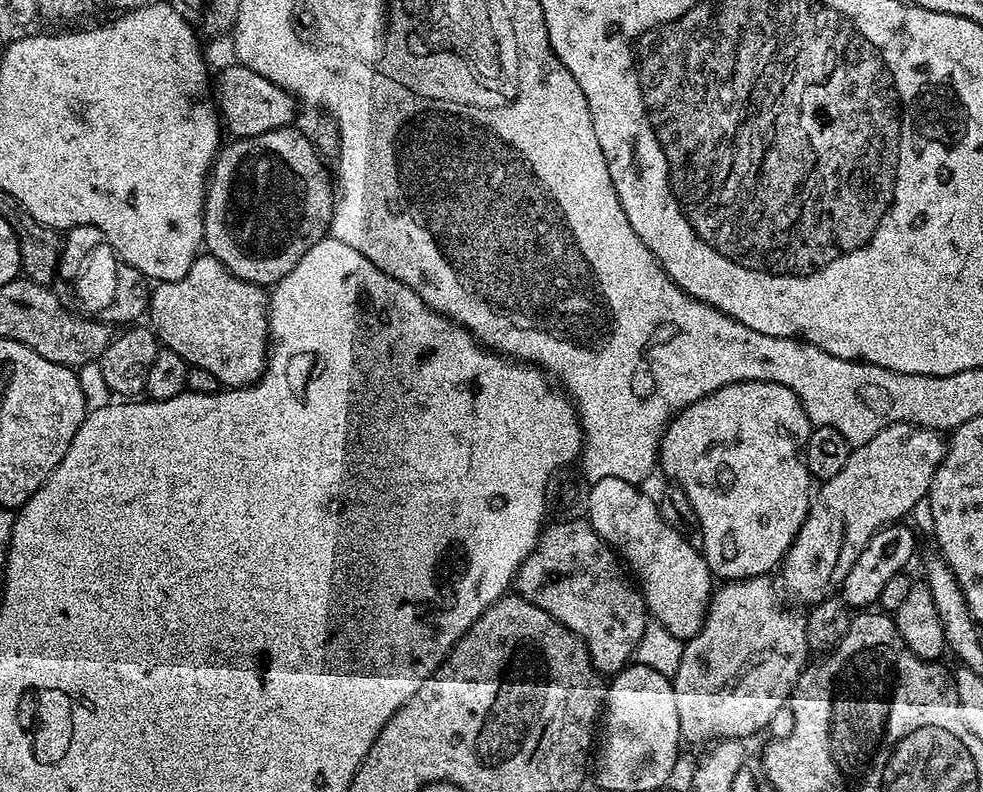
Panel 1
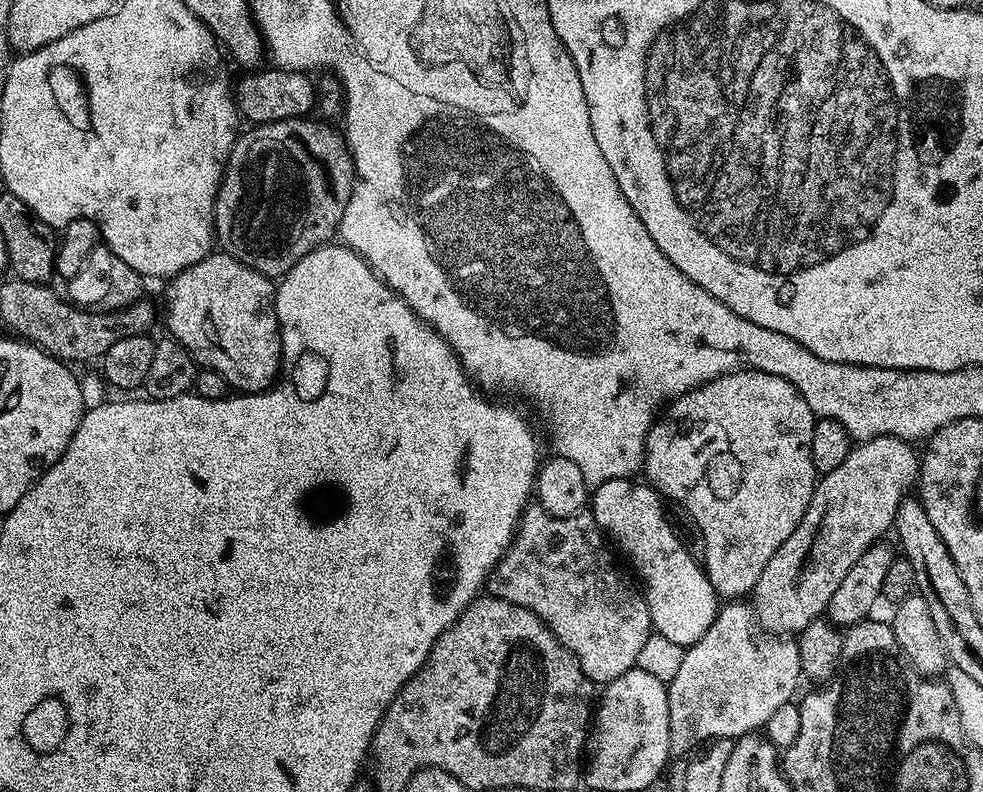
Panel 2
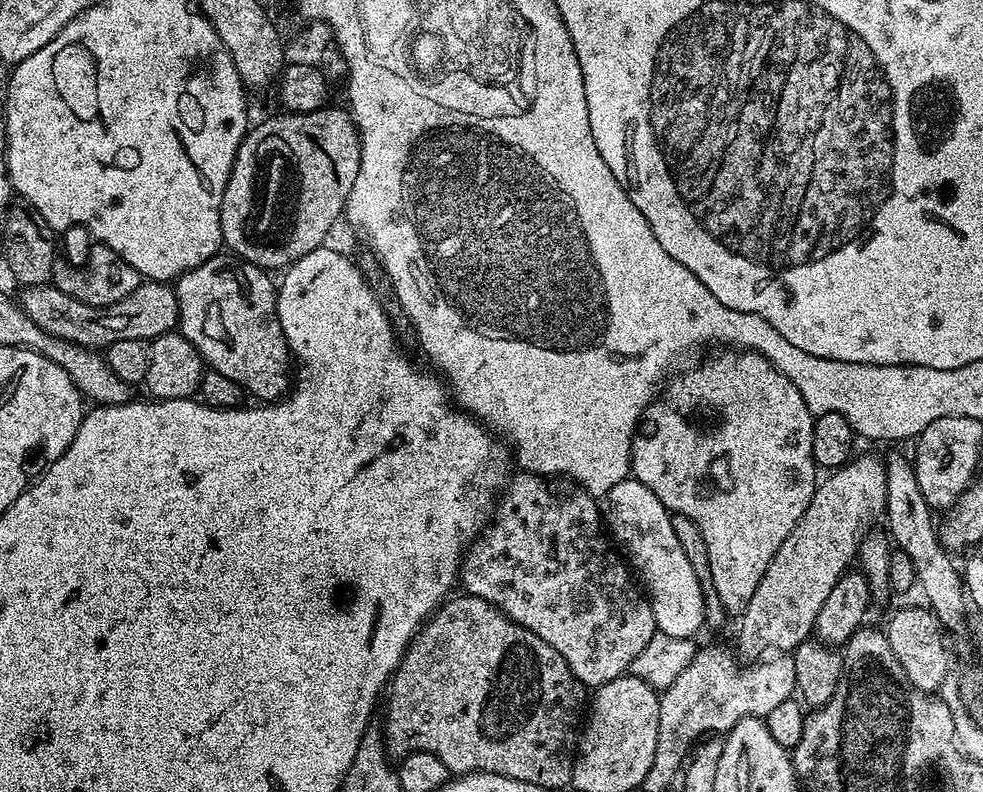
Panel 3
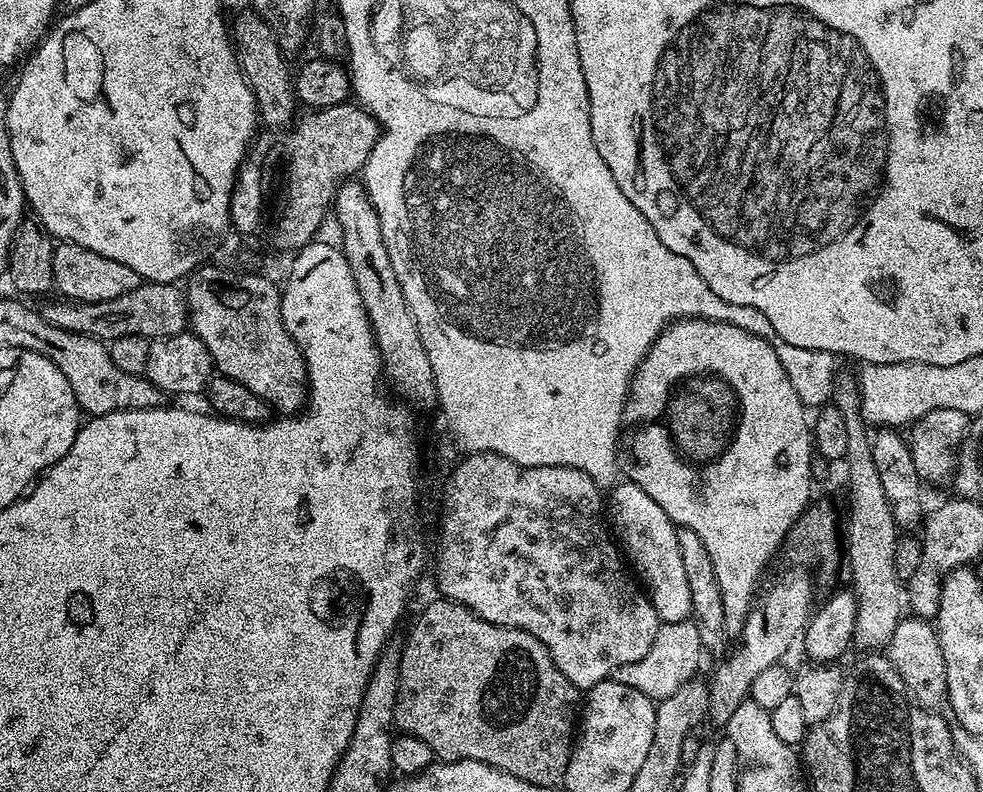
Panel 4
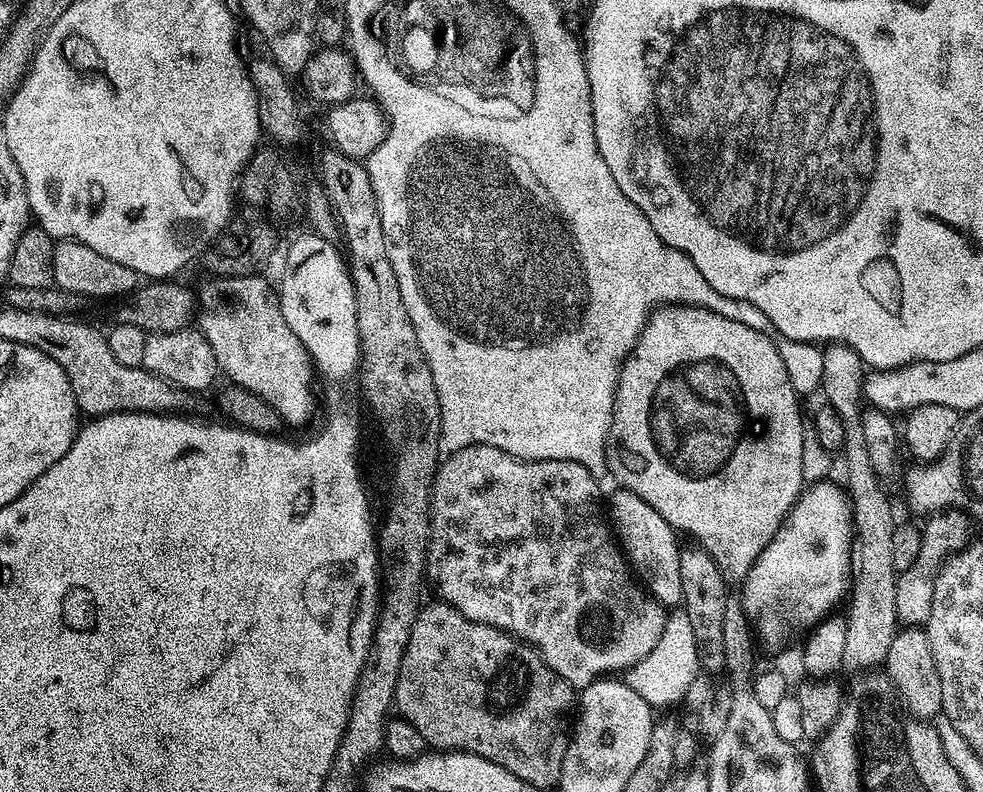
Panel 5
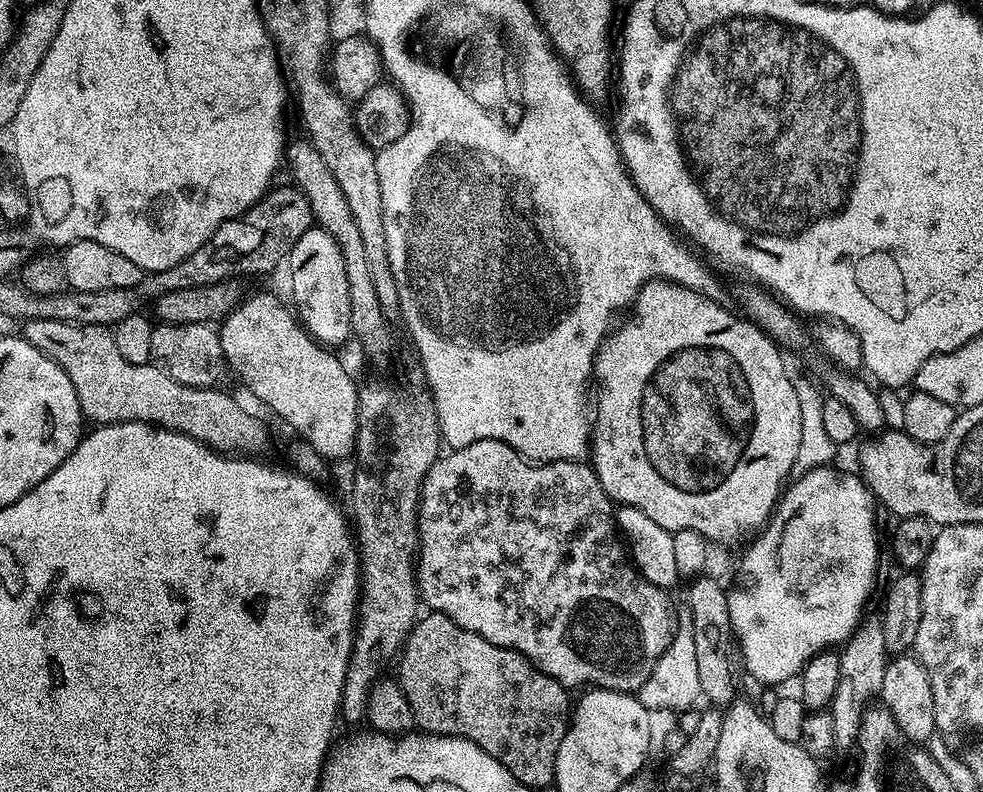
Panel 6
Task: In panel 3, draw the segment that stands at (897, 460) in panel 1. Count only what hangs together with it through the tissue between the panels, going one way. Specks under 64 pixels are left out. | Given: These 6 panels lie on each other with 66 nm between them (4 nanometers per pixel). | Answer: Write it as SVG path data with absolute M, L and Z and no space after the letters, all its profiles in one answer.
M859 456L829 471L825 475L828 477L817 483L806 514L802 514L798 526L790 530L790 538L778 546L778 554L774 554L770 566L766 566L766 574L762 574L762 582L758 582L754 598L750 598L750 606L746 606L738 620L739 655L745 661L759 661L767 648L773 648L771 651L776 654L791 653L813 635L822 602L826 602L830 590L834 590L834 582L849 571L862 534L872 528L872 520L881 519L886 502L884 460Z

